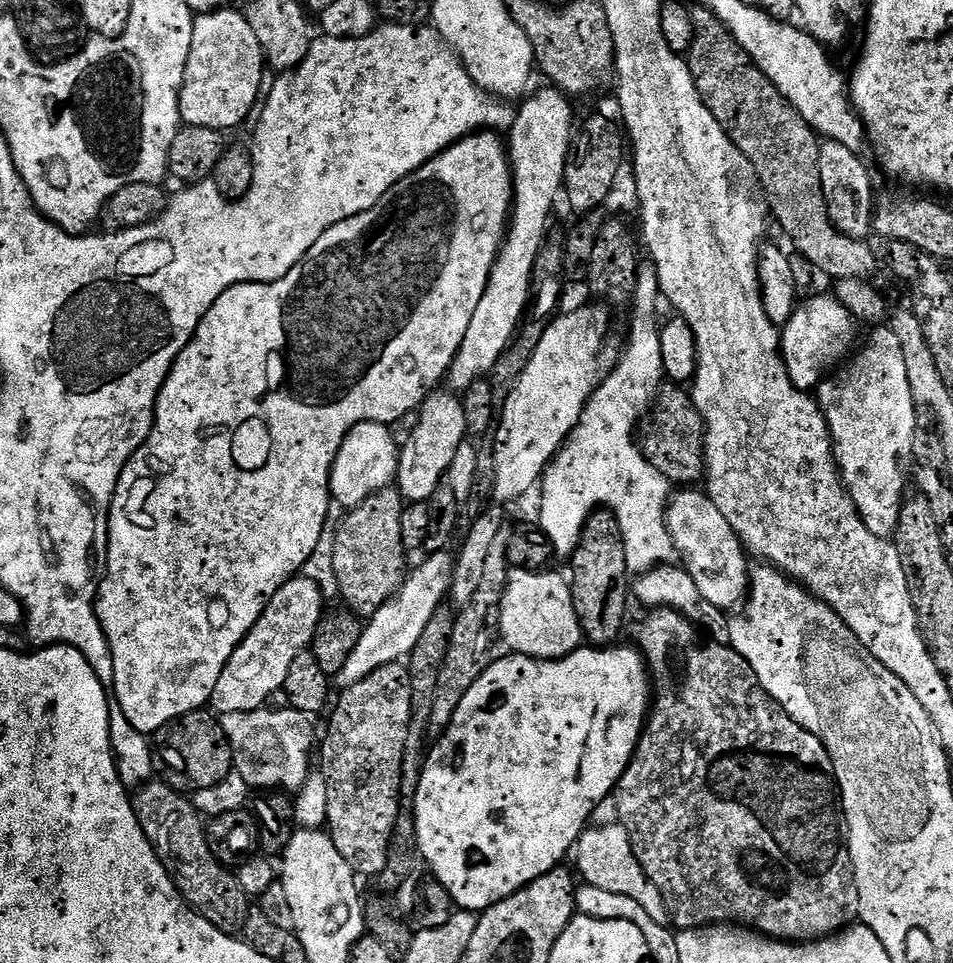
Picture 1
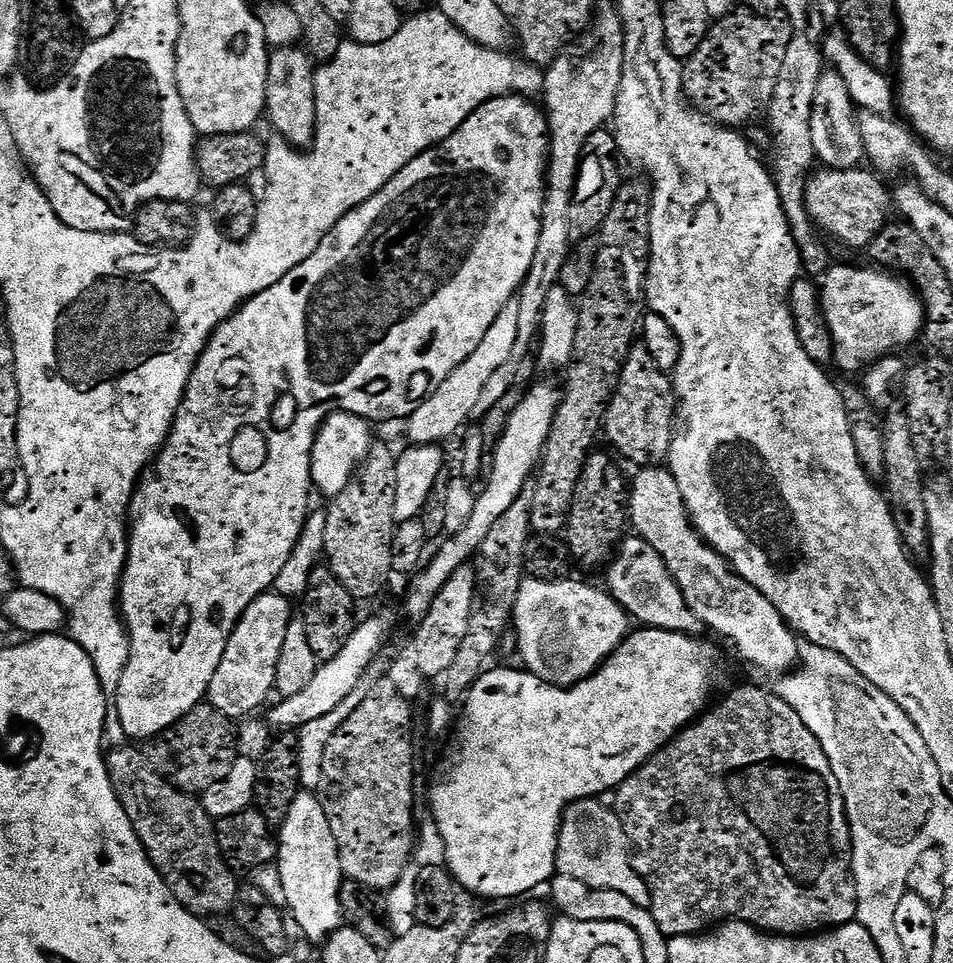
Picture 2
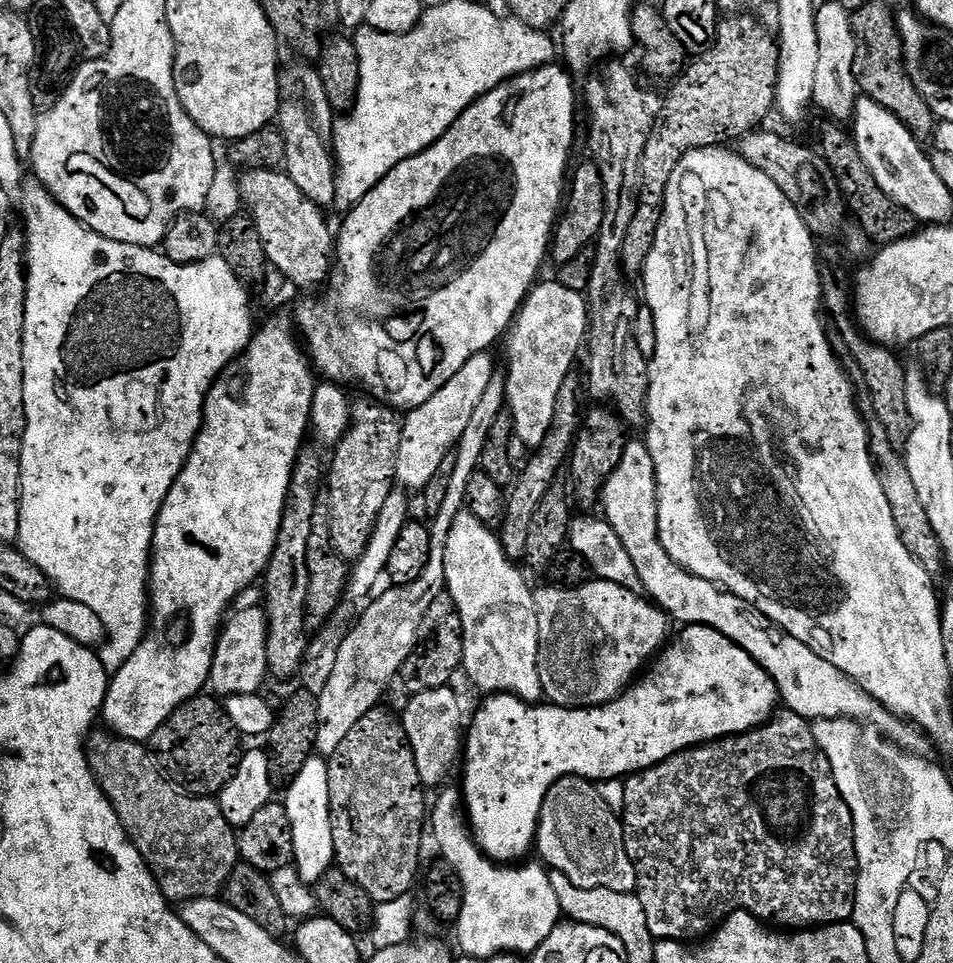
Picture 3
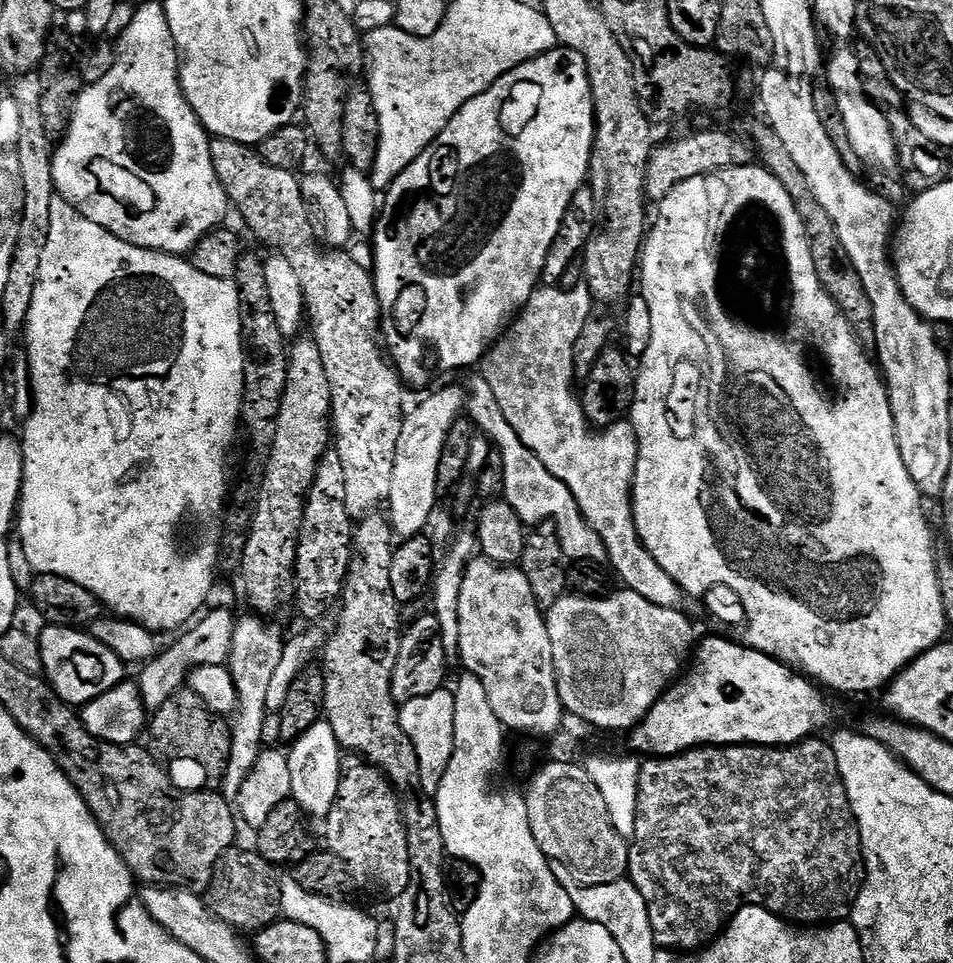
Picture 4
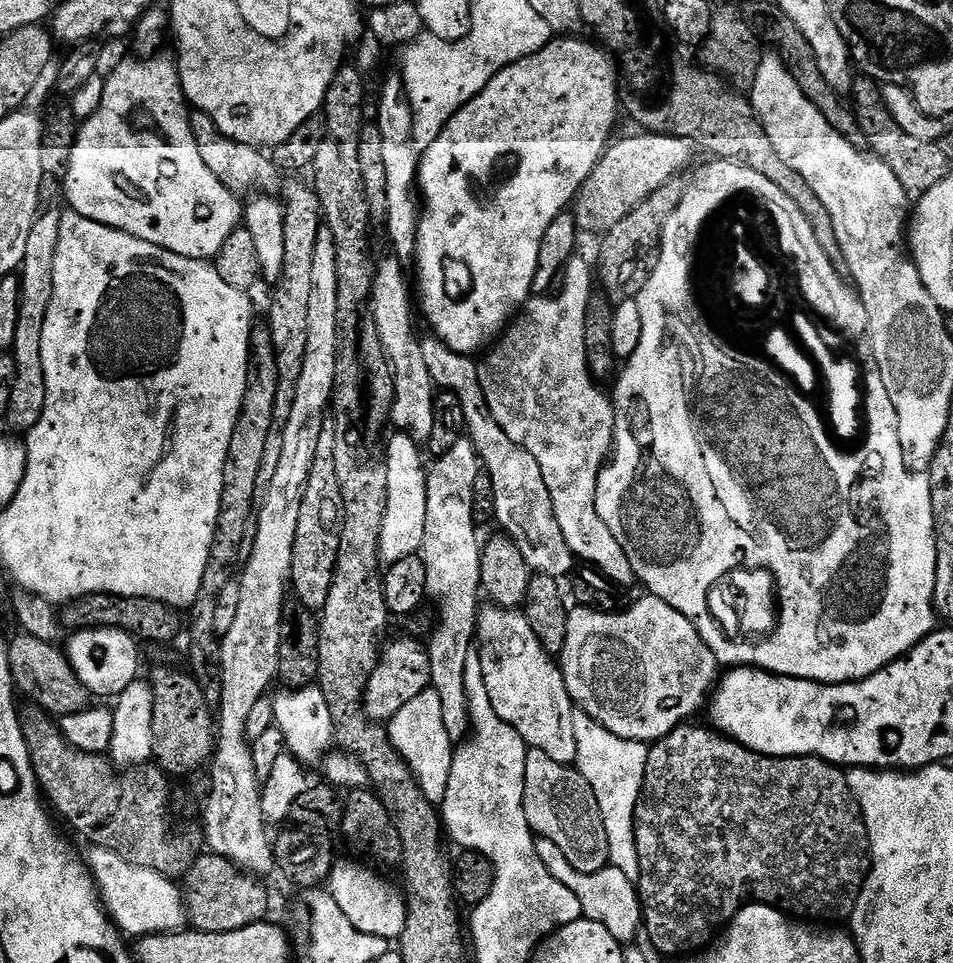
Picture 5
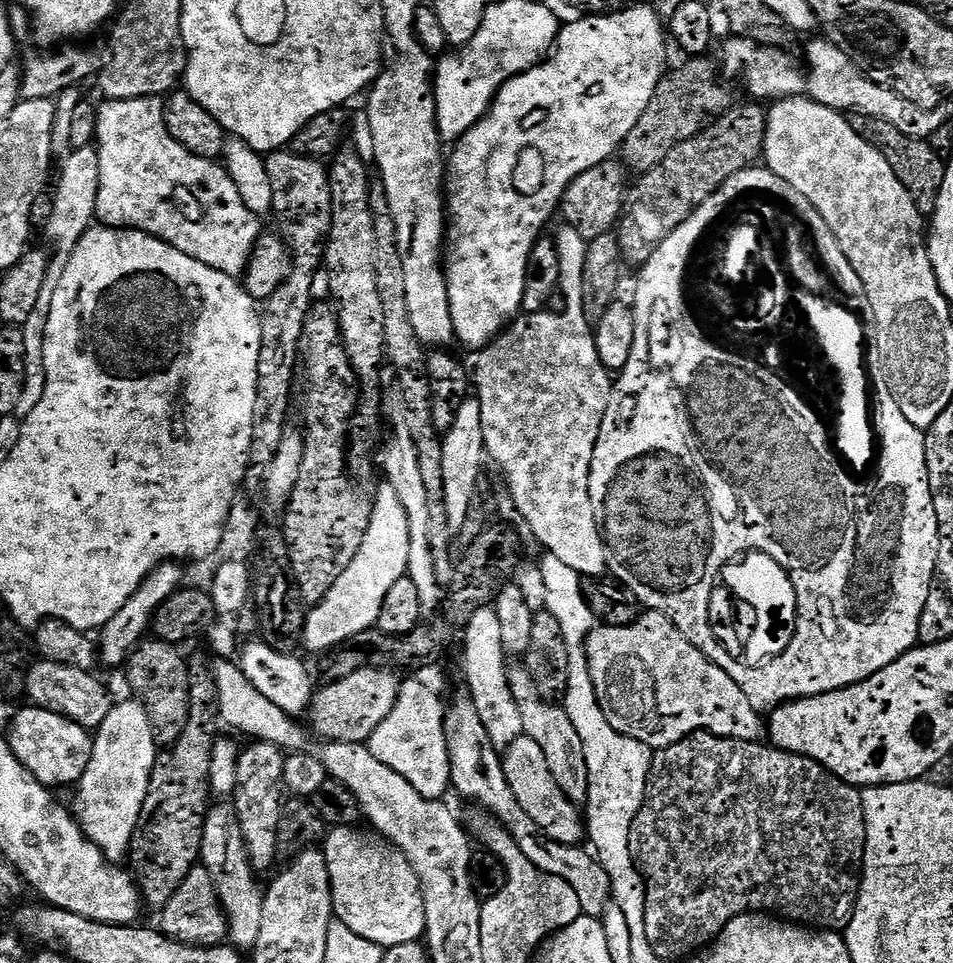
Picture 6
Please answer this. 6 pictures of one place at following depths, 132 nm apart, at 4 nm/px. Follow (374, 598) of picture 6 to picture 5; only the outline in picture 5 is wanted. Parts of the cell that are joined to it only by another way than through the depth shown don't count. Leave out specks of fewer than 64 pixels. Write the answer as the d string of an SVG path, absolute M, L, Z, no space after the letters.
M397 431L396 437L388 444L388 501L386 502L386 518L382 522L380 535L380 559L385 565L398 562L407 556L419 553L422 538L426 534L426 471L425 453L421 445L407 432Z

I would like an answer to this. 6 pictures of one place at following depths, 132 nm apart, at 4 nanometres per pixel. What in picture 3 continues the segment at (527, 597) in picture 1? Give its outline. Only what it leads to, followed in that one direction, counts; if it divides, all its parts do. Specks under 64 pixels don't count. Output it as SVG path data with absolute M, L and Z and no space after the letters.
M599 578L589 579L588 583L579 588L547 587L537 587L534 592L540 643L538 674L544 687L544 696L558 706L597 708L600 704L609 704L618 699L669 639L669 617L640 592L631 592L629 588Z

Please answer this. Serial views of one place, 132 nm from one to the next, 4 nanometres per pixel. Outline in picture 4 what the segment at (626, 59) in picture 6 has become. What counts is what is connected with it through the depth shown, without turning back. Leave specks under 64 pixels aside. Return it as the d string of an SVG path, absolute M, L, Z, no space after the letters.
M557 46L551 48L545 56L534 58L530 62L526 62L522 66L518 66L506 74L502 74L502 78L498 78L498 82L494 82L482 94L478 94L473 100L466 102L466 106L462 106L462 110L458 110L458 114L454 114L454 118L450 118L446 130L442 130L442 134L438 134L438 138L434 138L434 142L430 146L426 146L426 150L422 150L422 154L418 154L418 158L414 158L414 162L410 162L410 166L406 166L406 170L402 170L402 174L398 174L396 181L386 189L386 195L382 200L378 221L370 237L370 243L372 243L372 264L370 263L370 271L373 280L376 282L376 298L380 303L380 332L382 333L382 343L392 363L395 364L396 371L400 373L401 381L403 381L405 385L411 386L411 384L413 384L416 388L424 388L435 378L436 371L452 372L455 368L468 368L471 364L479 365L481 361L483 361L488 349L496 343L498 337L505 331L509 321L519 313L520 309L524 307L525 302L532 297L532 293L536 291L540 284L542 266L546 266L546 254L550 250L550 246L558 234L558 226L562 222L562 218L570 206L570 198L574 198L574 194L578 194L578 190L585 187L588 179L592 142L595 136L596 111L592 105L592 91L588 85L588 75L584 69L582 58L574 50Z

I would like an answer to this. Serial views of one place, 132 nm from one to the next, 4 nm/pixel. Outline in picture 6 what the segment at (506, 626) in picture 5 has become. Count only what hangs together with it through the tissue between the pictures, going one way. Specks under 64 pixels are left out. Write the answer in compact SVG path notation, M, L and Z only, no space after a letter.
M522 666L509 667L508 685L522 714L524 735L534 738L534 742L542 746L542 754L546 754L546 766L550 774L554 774L554 782L562 786L566 798L570 798L577 806L583 805L588 798L586 750L582 750L582 738L578 738L578 730L574 730L574 722L570 722L570 714L566 714L559 703L543 700L530 674Z

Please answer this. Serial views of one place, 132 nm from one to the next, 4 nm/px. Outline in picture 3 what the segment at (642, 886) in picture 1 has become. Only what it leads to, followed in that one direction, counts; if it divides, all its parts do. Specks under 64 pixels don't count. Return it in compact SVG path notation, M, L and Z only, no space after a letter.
M567 776L554 786L546 794L542 802L542 814L536 831L535 851L540 851L539 859L551 871L566 874L574 886L582 886L586 890L618 890L619 892L637 891L636 867L626 850L624 841L624 825L621 817L606 802L602 802L602 794L598 794L596 784L581 776Z

